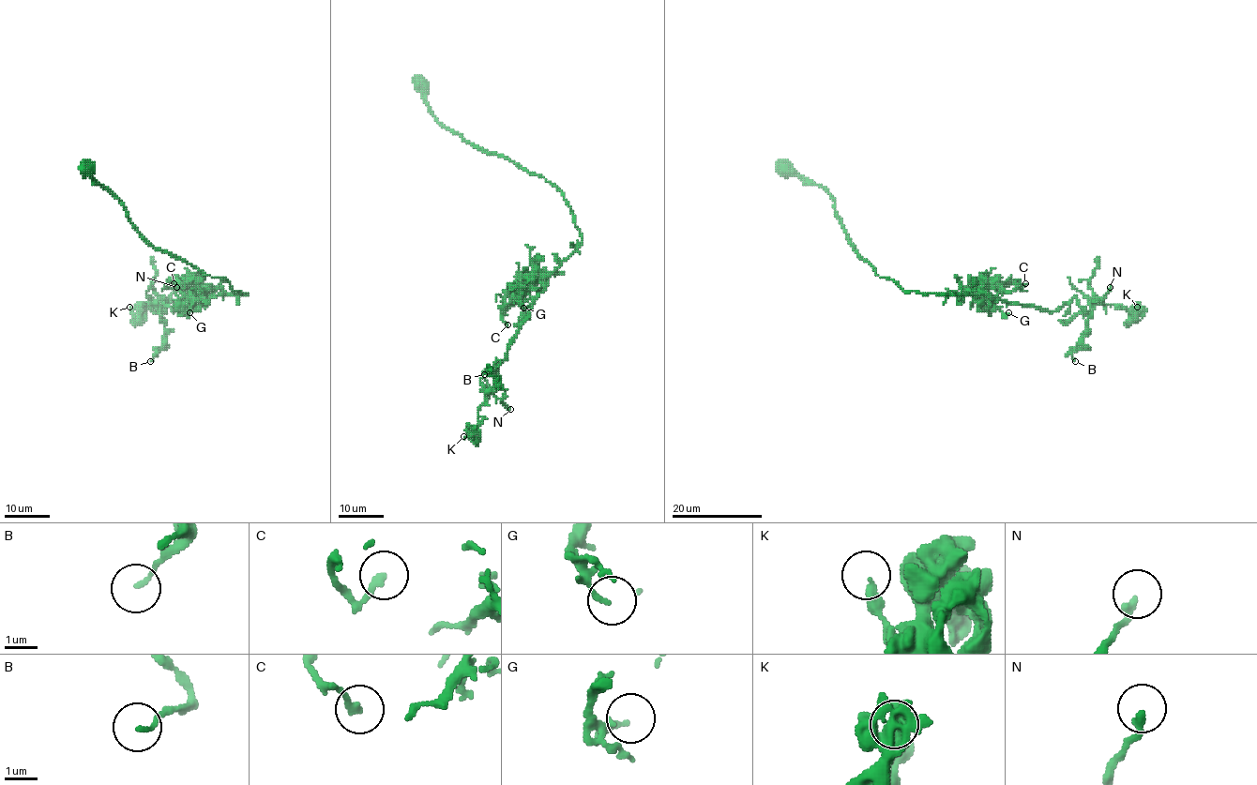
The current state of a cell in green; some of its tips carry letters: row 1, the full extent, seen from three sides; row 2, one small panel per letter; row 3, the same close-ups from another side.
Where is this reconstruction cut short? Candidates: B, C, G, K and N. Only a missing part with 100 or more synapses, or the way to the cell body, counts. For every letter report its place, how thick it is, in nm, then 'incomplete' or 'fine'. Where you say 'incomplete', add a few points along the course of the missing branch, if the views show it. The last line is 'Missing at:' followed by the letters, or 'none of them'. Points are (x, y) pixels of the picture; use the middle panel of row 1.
B: at (484, 374); 130 nm thick; fine
C: at (507, 324); 200 nm thick; fine
G: at (523, 308); 130 nm thick; fine
K: at (463, 436); 300 nm thick; fine
N: at (510, 409); 240 nm thick; fine
Missing at: none of them

